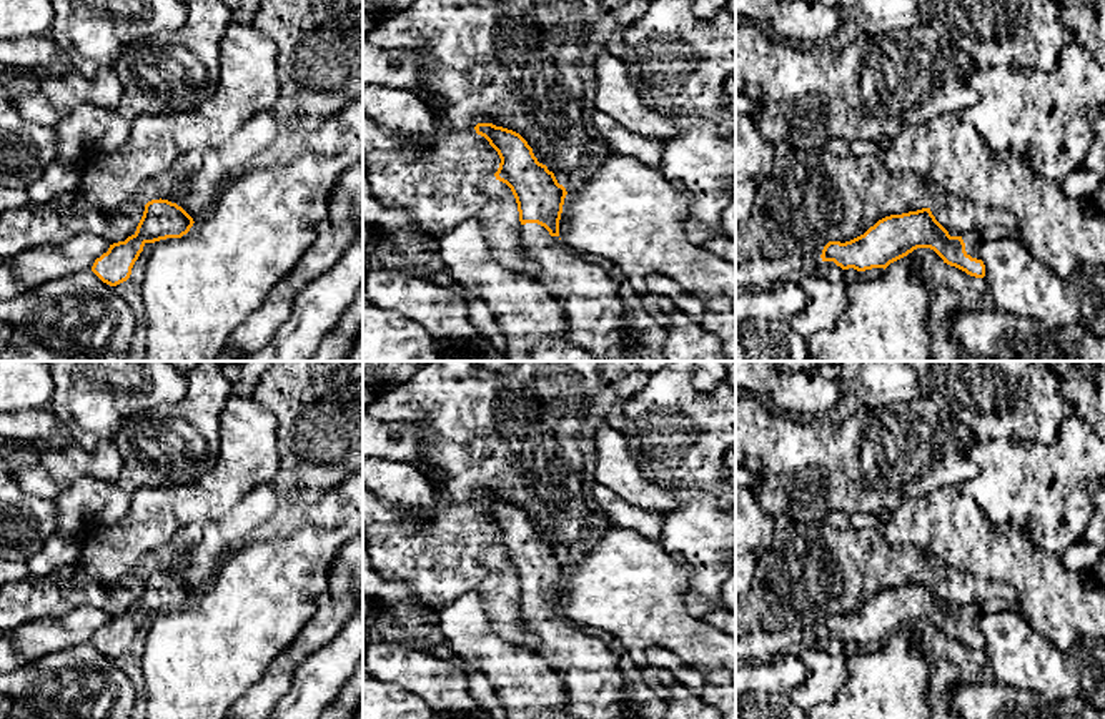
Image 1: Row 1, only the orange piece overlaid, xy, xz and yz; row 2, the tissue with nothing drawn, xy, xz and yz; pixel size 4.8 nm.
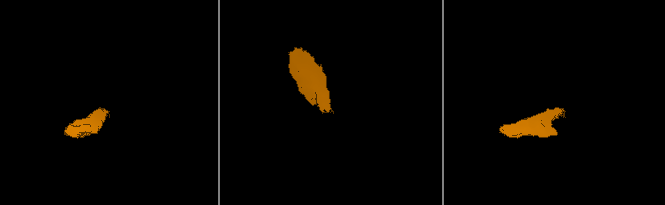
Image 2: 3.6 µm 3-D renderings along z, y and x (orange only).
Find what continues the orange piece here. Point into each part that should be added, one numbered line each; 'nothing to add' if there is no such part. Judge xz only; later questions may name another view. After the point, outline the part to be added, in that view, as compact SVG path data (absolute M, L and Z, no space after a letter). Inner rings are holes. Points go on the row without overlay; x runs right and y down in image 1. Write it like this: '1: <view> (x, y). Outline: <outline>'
1: xz (594, 688). Outline: M538 596L521 598L518 616L538 636L536 647L529 647L554 669L564 684L564 706L576 719L622 719L626 704L632 701L617 656L601 641L569 622L559 609Z

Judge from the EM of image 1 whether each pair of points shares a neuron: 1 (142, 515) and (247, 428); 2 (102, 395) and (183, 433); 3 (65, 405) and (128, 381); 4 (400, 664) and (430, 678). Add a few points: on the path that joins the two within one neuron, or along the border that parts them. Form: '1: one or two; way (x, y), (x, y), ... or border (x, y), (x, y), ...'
1: one; way (173, 508), (198, 500), (238, 460)
2: two; border (178, 401), (137, 413), (122, 426), (113, 440)
3: one; way (80, 401), (95, 395), (113, 395)
4: one; way (406, 668), (423, 673)

